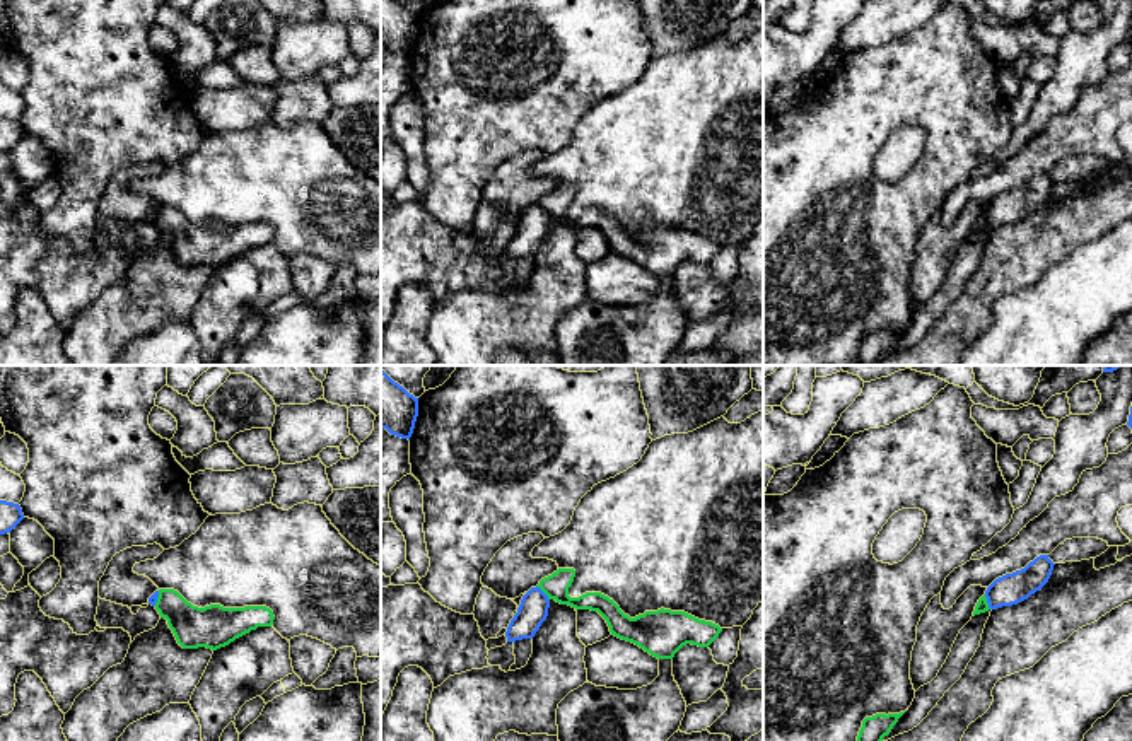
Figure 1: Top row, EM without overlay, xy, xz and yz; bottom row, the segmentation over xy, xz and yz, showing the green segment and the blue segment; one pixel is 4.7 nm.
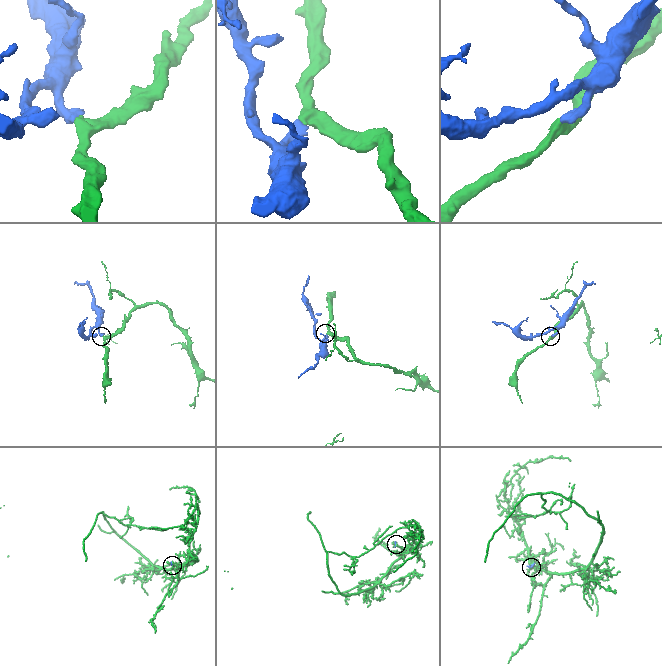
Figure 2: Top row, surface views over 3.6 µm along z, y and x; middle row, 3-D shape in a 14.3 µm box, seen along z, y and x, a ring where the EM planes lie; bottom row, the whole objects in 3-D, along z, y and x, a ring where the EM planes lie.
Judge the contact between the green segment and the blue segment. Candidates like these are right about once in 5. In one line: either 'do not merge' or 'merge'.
do not merge

